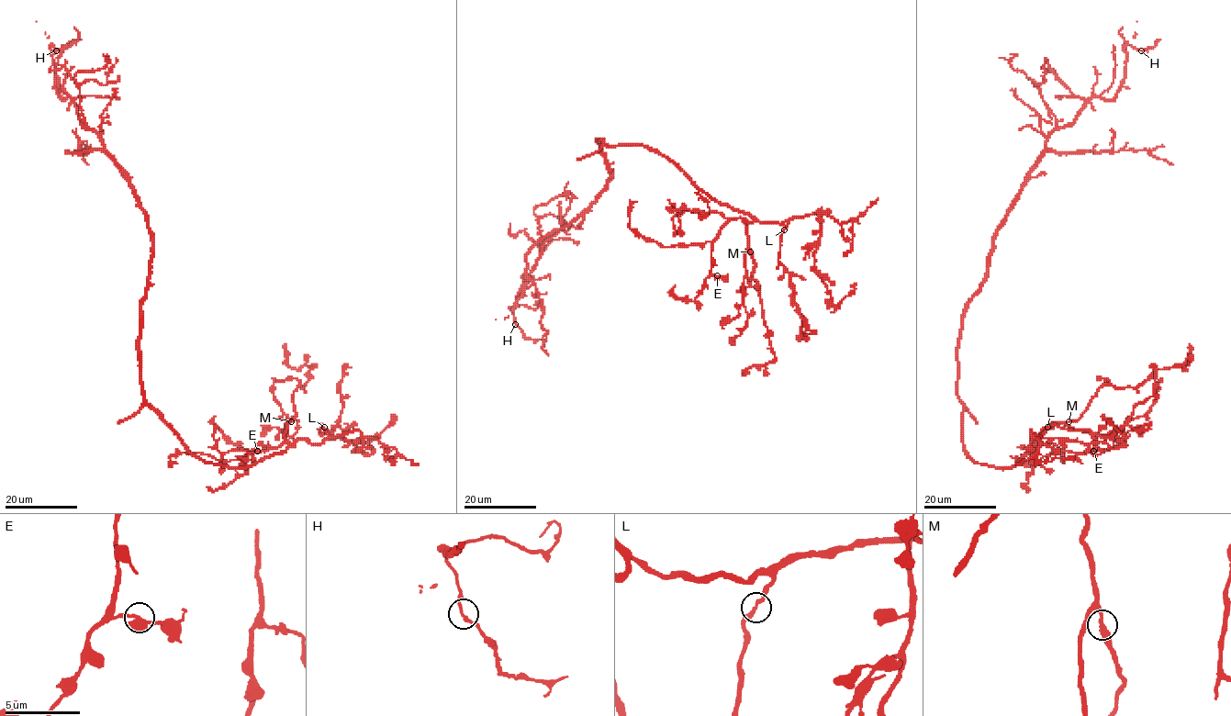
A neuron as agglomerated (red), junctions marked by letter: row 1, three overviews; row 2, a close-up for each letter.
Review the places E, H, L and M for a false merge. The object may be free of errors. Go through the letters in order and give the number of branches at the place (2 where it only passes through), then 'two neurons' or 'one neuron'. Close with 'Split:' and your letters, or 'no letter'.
E: 2 branches meet; one neuron
H: 2 branches meet; one neuron
L: 2 branches meet; one neuron
M: 2 branches meet; one neuron
Split: no letter

